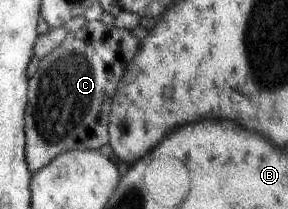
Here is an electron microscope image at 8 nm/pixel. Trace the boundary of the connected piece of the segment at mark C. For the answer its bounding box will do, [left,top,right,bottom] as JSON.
[24,21,139,174]

